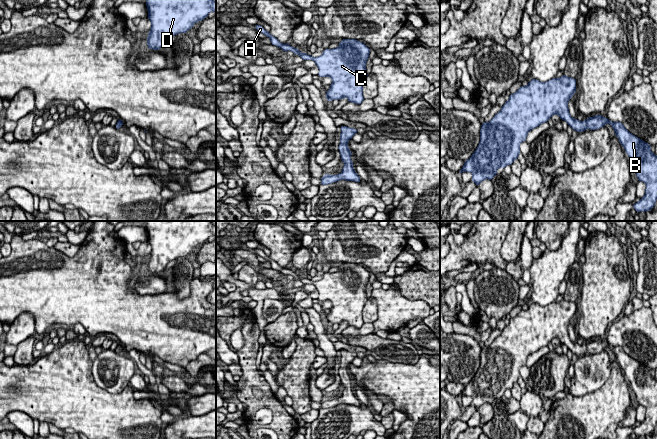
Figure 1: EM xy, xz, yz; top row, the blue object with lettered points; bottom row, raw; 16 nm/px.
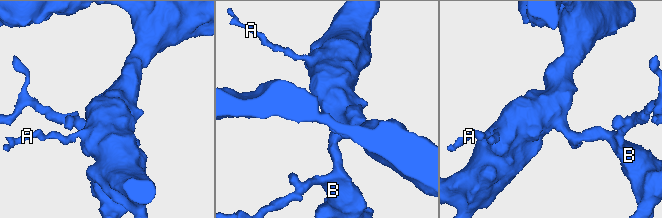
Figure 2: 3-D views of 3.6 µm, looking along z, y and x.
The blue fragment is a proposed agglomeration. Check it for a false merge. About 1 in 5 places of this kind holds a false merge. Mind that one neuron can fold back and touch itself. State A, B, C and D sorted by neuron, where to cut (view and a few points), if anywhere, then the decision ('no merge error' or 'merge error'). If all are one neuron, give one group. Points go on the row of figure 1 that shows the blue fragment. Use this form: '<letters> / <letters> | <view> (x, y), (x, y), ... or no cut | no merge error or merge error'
A B C D | no cut | no merge error

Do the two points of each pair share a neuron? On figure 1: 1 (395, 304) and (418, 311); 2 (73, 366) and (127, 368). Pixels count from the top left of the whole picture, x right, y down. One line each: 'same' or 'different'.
1: same
2: different

